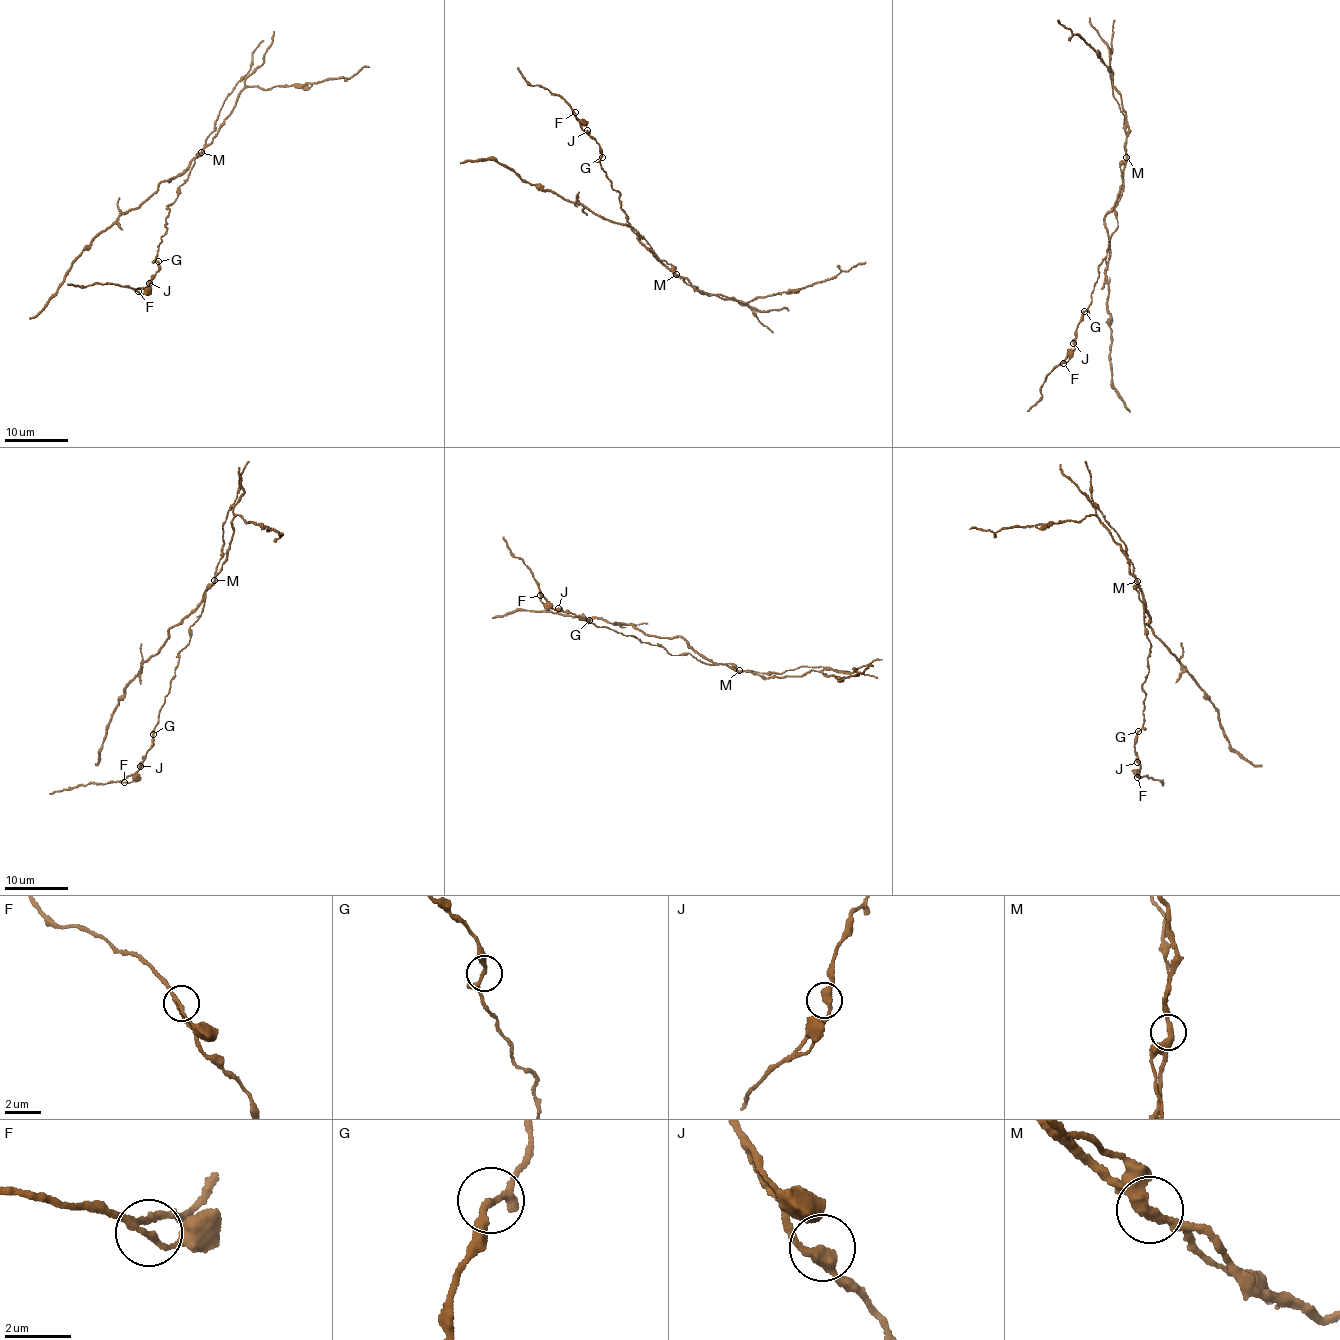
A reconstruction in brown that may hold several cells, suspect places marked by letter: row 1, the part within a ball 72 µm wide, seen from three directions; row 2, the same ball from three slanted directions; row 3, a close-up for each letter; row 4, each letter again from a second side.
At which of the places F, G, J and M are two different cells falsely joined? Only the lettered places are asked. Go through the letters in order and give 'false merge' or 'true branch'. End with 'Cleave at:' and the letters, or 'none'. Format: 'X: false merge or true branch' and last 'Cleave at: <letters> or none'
F: true branch
G: true branch
J: true branch
M: false merge
Cleave at: M

